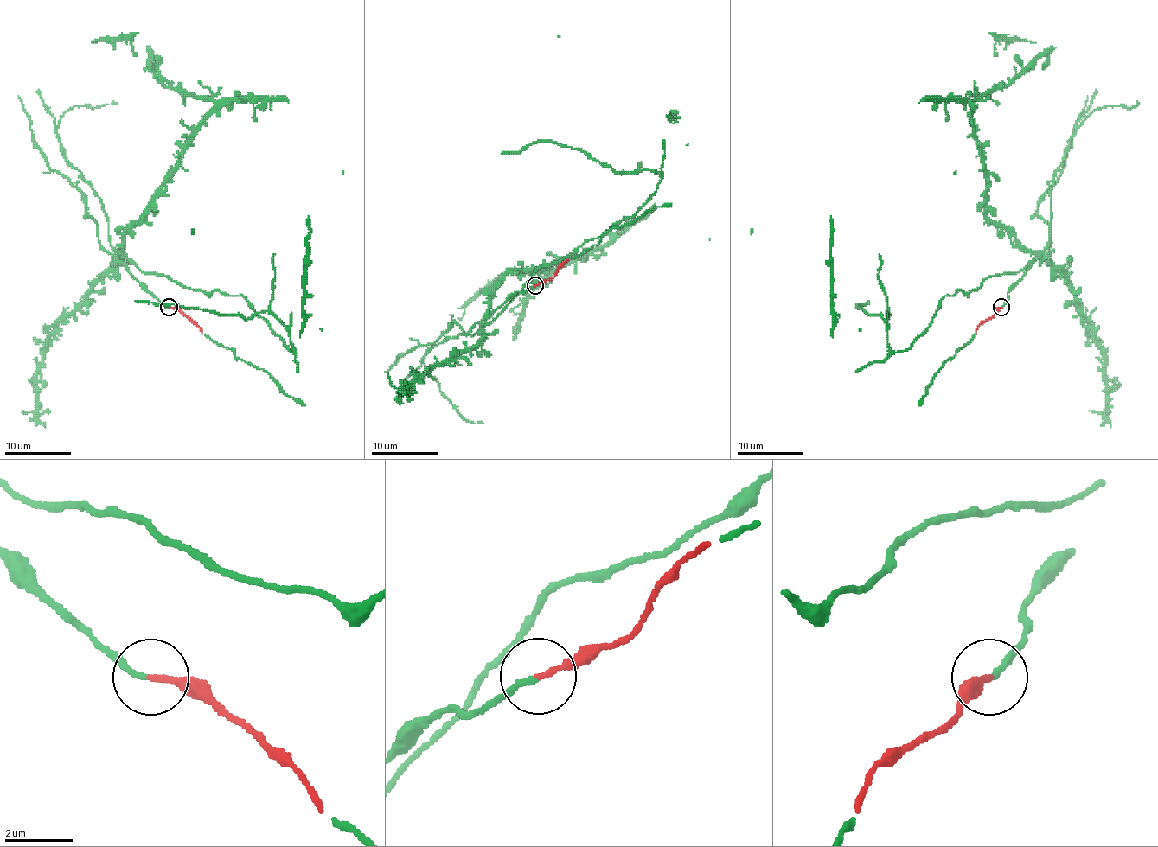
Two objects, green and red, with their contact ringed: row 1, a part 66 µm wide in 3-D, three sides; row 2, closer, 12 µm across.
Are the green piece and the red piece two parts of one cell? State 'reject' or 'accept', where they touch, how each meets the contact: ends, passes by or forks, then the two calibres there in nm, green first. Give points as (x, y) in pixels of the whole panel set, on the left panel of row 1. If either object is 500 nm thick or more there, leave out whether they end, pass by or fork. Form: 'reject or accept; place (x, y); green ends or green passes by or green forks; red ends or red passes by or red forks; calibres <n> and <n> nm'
accept; place (169, 307); green ends; red ends; calibres 150 and 160 nm

